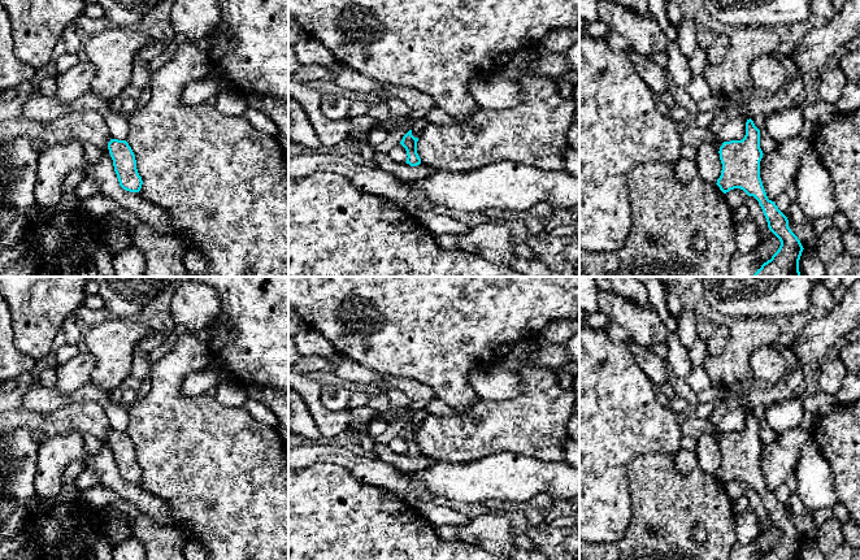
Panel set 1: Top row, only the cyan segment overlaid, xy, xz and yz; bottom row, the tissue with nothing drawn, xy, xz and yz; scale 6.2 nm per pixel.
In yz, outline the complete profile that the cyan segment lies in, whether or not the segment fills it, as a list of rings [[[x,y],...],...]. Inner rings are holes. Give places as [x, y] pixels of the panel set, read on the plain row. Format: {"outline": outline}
{"outline": [[[747,411],[742,431],[724,433],[718,444],[722,461],[716,476],[724,485],[740,479],[748,487],[753,487],[763,500],[769,521],[781,533],[778,542],[760,560],[799,560],[804,539],[789,518],[787,508],[768,490],[764,481],[760,469],[760,452],[764,444],[760,439],[760,421],[753,412]]]}

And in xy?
{"outline": [[[110,430],[108,440],[113,451],[120,477],[130,483],[139,483],[143,476],[136,460],[135,446],[126,431]]]}

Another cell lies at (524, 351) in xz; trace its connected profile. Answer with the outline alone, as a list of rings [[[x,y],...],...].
[[[539,340],[531,344],[520,344],[512,353],[517,359],[529,359],[540,346],[542,343]]]

